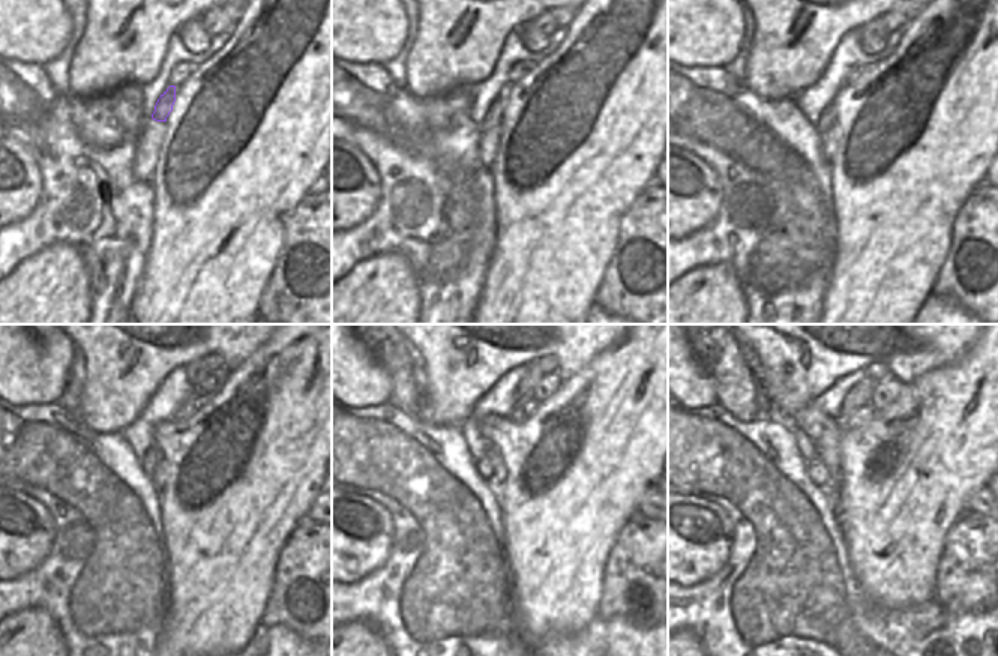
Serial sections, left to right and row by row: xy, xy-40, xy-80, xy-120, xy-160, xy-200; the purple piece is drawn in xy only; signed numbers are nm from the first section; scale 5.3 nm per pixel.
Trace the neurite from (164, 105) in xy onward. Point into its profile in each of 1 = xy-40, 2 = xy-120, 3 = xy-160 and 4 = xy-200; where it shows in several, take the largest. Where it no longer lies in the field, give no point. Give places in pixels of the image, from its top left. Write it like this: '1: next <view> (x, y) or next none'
1: next xy-40 (494, 116)
2: next xy-120 (147, 463)
3: next xy-160 (482, 466)
4: next xy-200 (818, 473)

